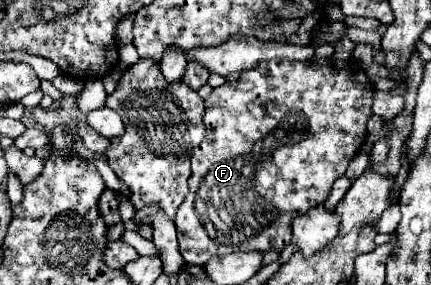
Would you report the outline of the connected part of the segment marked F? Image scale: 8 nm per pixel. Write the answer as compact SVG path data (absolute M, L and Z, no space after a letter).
M271 59L267 63L259 63L259 67L251 71L243 71L239 79L227 81L225 85L217 87L211 91L211 95L205 99L205 139L199 143L199 147L193 149L191 153L191 169L193 175L189 179L189 195L185 197L185 203L181 203L175 225L177 225L177 235L179 235L179 249L189 265L205 265L205 261L211 255L225 255L233 251L283 251L291 243L291 223L299 215L299 209L311 209L321 203L331 193L331 185L337 177L345 175L351 159L357 155L361 143L365 141L367 135L367 121L373 115L371 109L373 101L373 87L365 71L353 67L351 63L337 63L335 71L335 59L311 59L311 61L281 61L281 59Z

